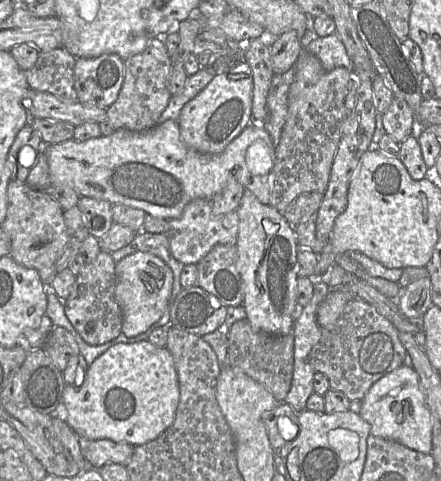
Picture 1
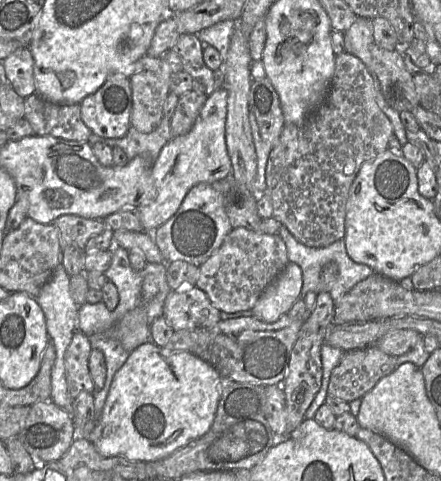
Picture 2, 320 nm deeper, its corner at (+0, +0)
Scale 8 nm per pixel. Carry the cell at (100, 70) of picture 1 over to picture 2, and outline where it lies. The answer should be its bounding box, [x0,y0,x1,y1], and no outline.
[81,73,132,138]

